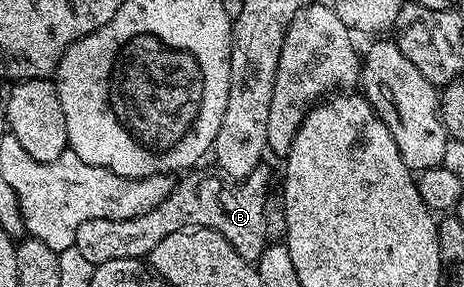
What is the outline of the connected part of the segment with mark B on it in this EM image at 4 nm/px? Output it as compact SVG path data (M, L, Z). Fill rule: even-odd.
M256 168L246 180L240 181L236 186L226 182L220 175L212 176L209 172L201 172L202 170L190 171L176 181L173 193L163 198L163 202L159 202L155 210L147 210L147 214L139 214L139 218L95 218L91 222L83 222L75 234L73 246L94 266L116 260L141 260L148 257L149 252L155 250L155 246L159 246L163 238L167 238L167 234L196 226L223 234L223 238L231 242L231 246L235 246L244 260L255 262L267 246L264 204L271 192L267 168Z

